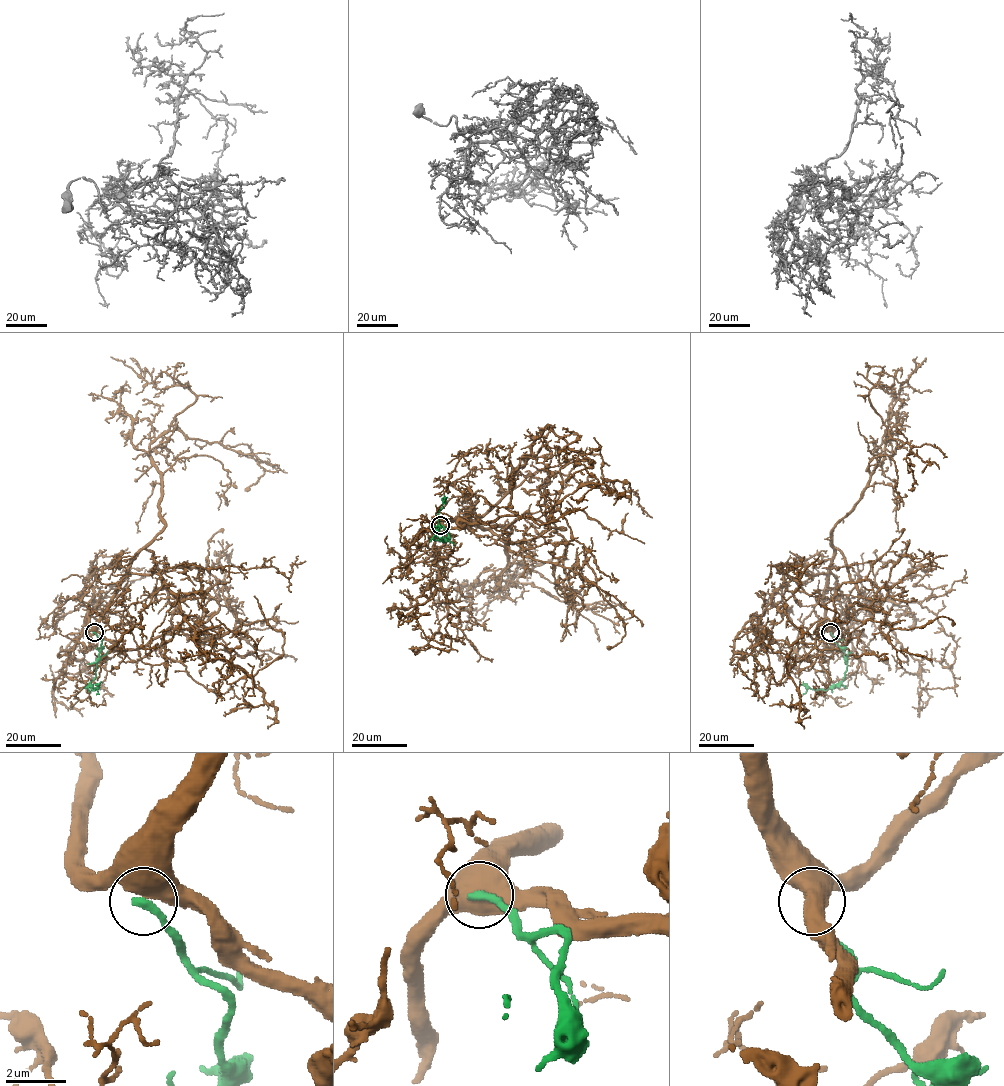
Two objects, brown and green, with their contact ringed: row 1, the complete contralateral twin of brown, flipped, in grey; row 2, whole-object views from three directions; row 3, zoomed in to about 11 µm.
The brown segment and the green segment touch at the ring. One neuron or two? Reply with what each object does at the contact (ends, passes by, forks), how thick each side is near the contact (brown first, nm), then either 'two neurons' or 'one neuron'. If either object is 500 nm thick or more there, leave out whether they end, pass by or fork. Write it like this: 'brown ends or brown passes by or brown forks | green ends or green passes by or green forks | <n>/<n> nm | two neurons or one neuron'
700/300 nm | two neurons

